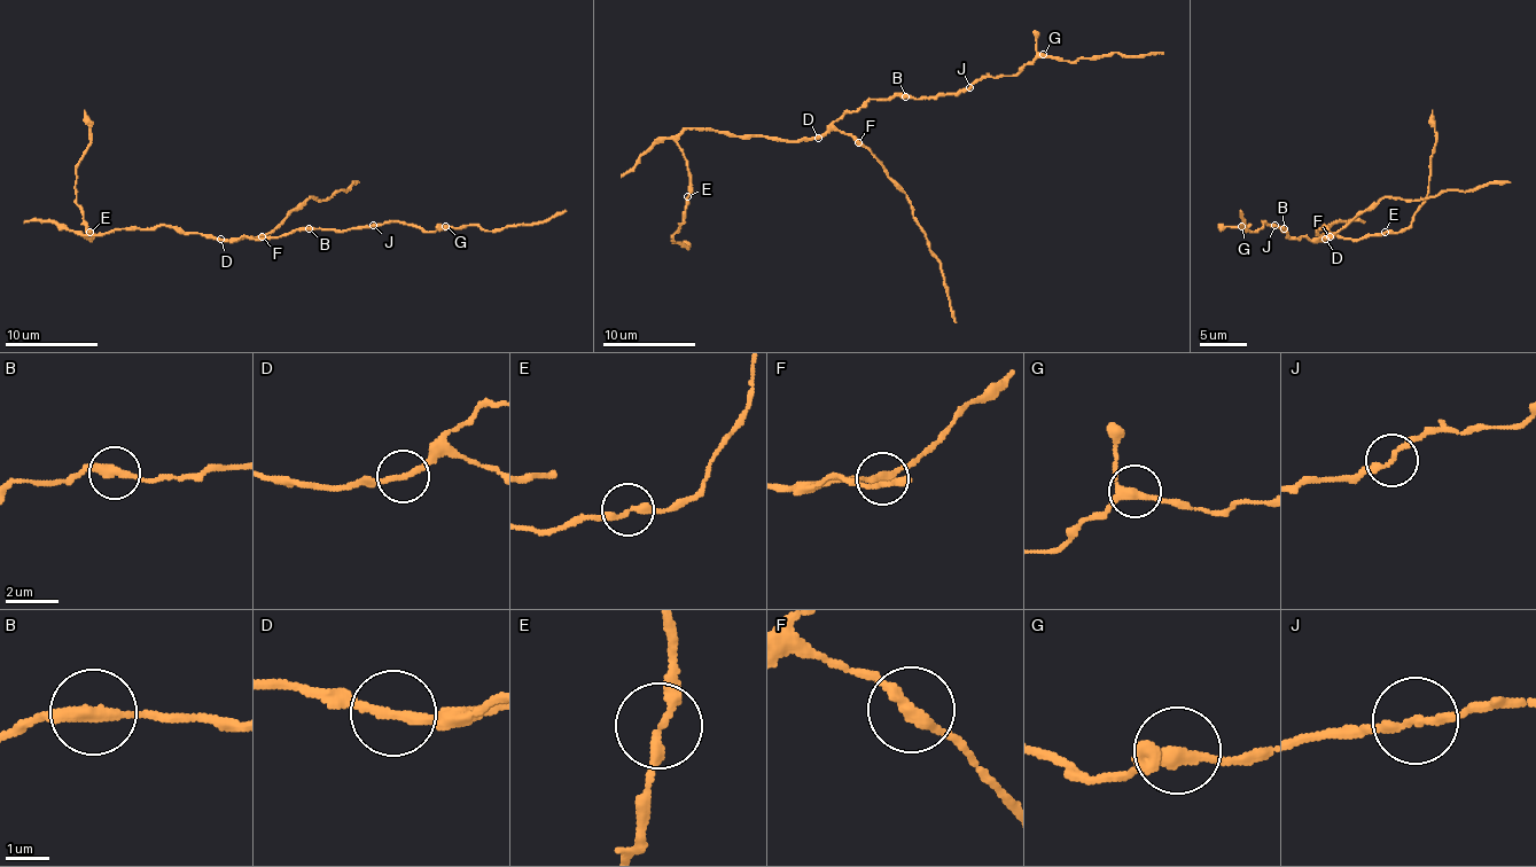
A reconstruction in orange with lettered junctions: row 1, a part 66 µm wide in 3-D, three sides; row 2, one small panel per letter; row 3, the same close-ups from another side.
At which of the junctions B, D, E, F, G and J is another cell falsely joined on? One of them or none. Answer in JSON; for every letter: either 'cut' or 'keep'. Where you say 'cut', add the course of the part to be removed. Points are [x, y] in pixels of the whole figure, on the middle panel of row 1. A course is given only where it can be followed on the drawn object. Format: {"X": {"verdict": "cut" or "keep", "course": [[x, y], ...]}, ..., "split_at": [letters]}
{"B": {"verdict": "keep"}, "D": {"verdict": "keep"}, "E": {"verdict": "keep"}, "F": {"verdict": "keep"}, "G": {"verdict": "keep"}, "J": {"verdict": "keep"}, "split_at": []}

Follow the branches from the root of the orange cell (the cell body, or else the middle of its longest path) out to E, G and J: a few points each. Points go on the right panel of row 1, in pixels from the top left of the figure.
E: (1320, 240), (1328, 235), (1323, 226), (1316, 235), (1333, 233), (1358, 240), (1384, 233)
G: (1320, 240), (1291, 240), (1286, 237), (1286, 228), (1270, 226), (1265, 221), (1256, 231), (1247, 231), (1241, 226)
J: (1320, 240), (1291, 240), (1286, 237), (1286, 228), (1275, 226)

